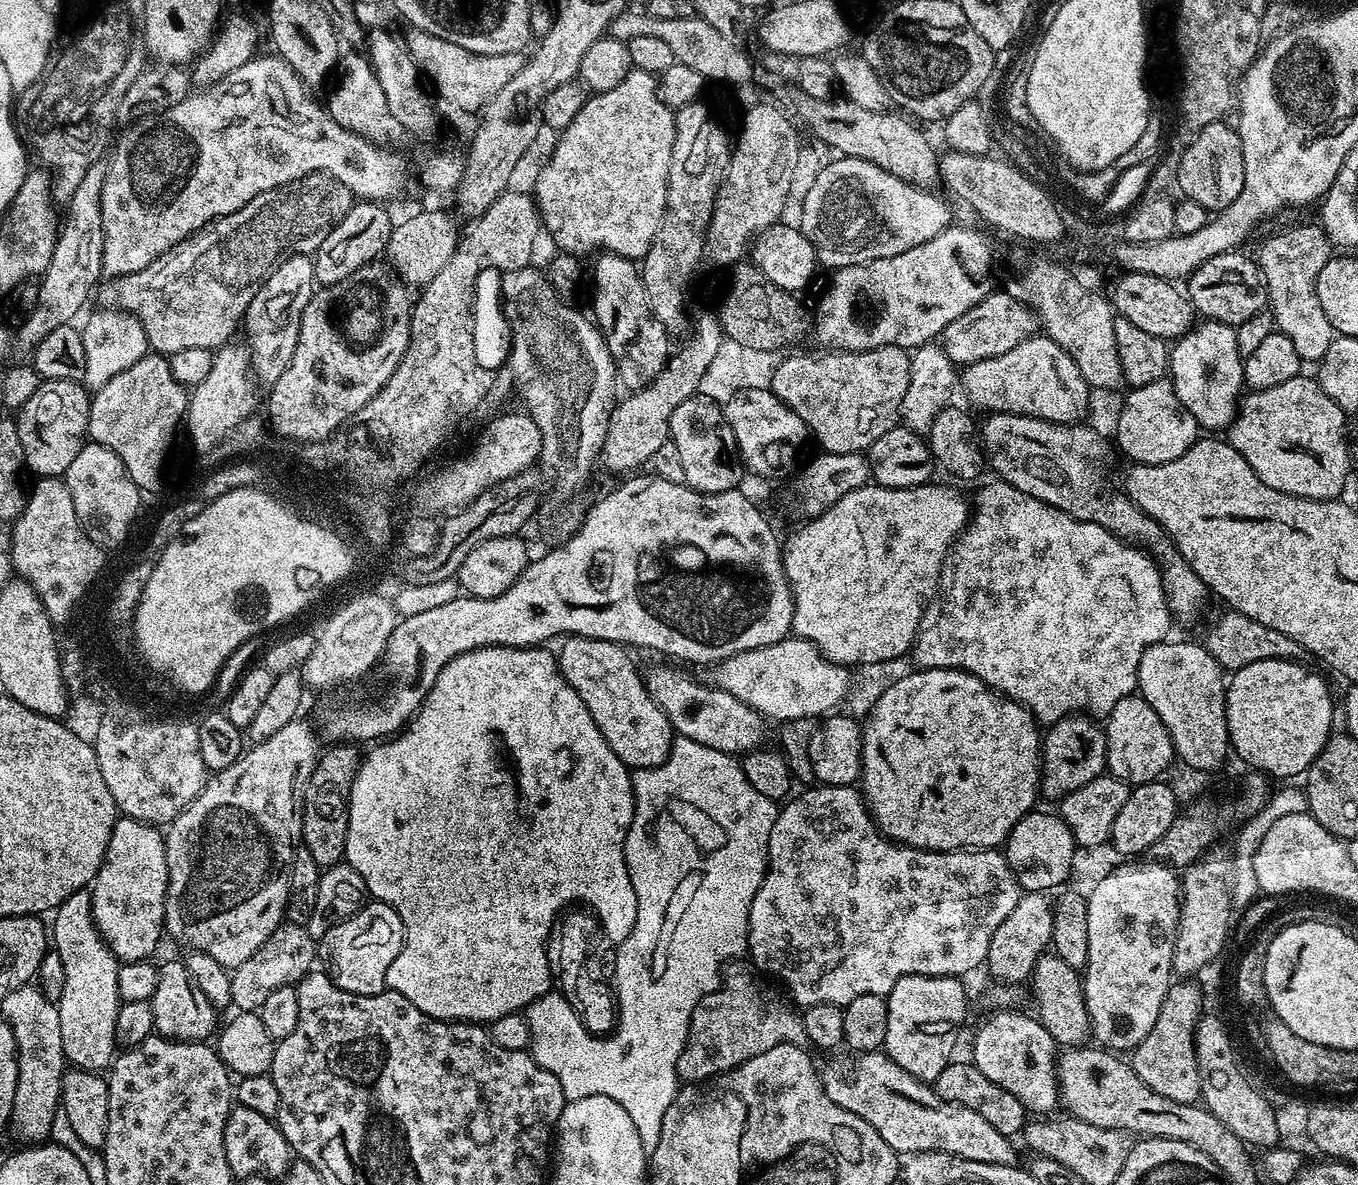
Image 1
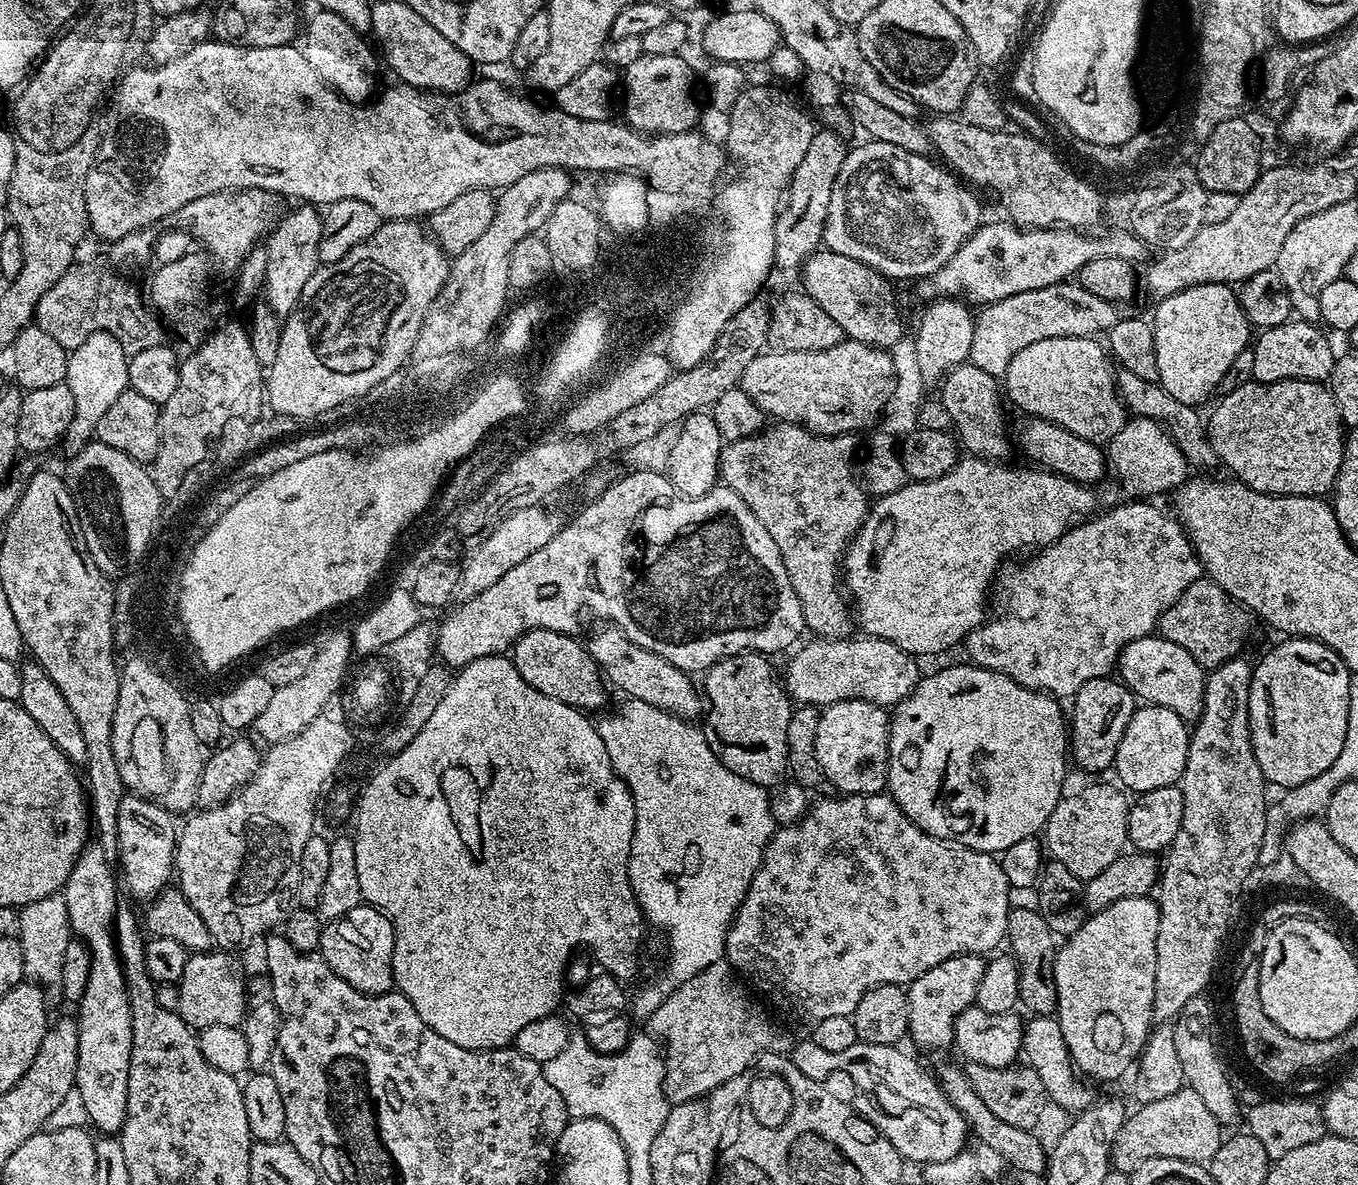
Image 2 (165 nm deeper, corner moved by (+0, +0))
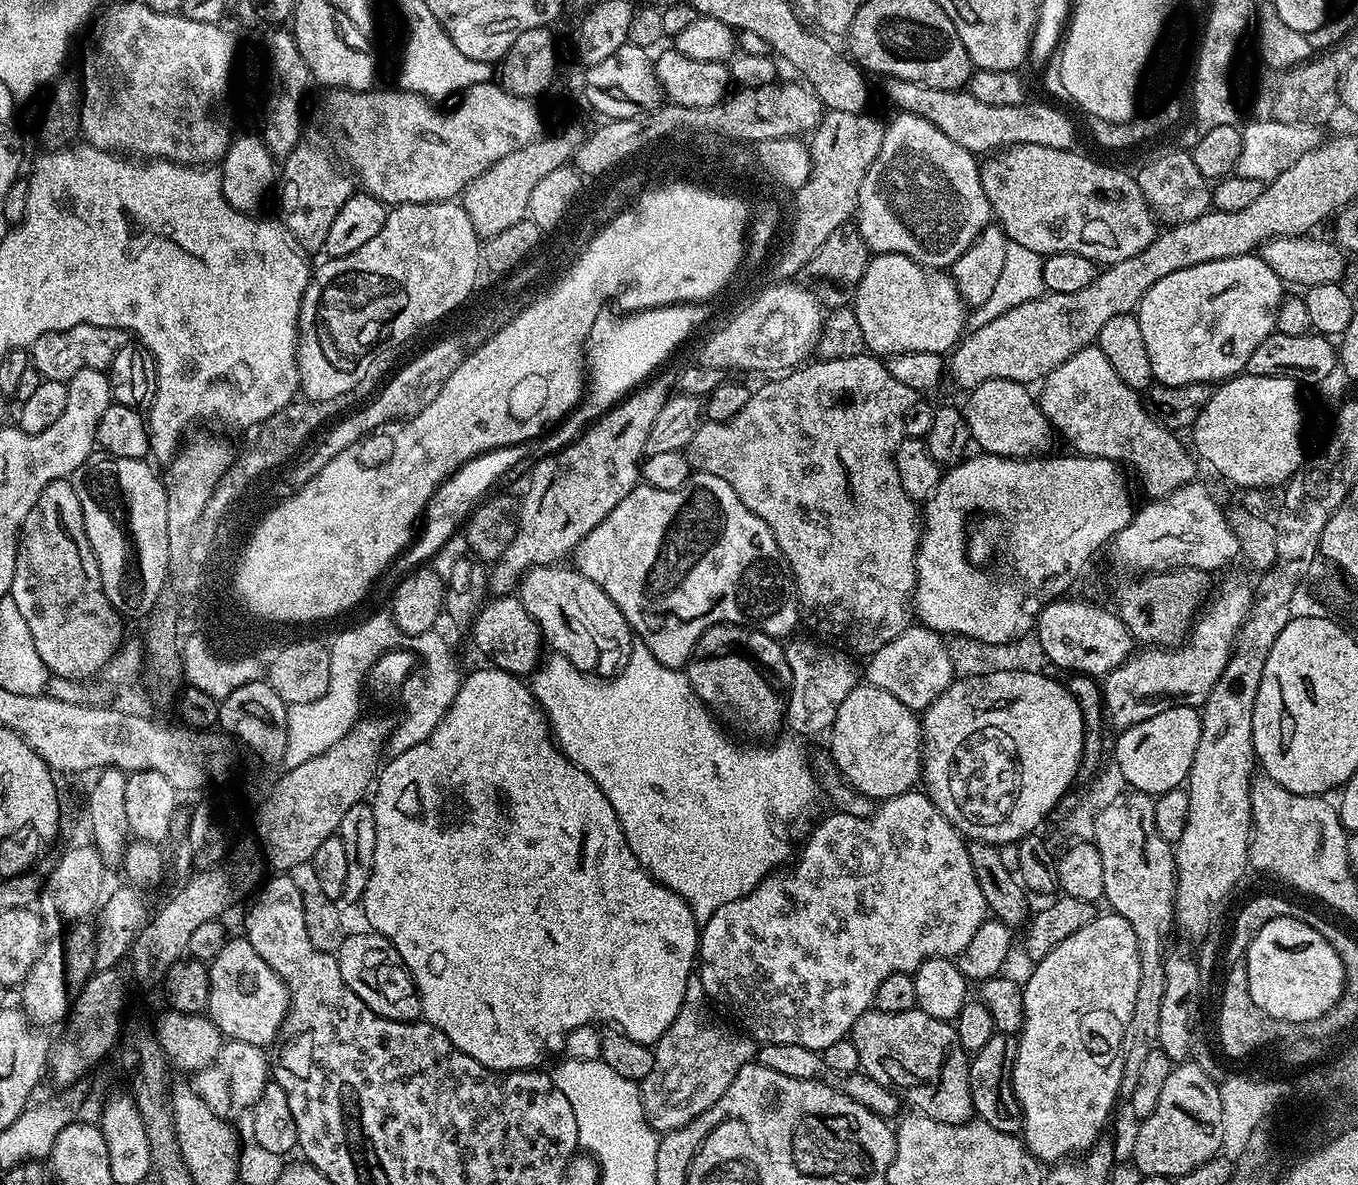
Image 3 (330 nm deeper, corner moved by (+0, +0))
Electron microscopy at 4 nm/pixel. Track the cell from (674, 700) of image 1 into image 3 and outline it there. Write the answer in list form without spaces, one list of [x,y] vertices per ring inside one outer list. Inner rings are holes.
[[[549,566],[532,568],[525,572],[518,585],[518,595],[522,606],[534,618],[540,628],[541,637],[552,643],[553,653],[565,656],[578,670],[587,672],[607,671],[609,664],[616,660],[616,656],[623,657],[632,651],[634,633],[628,627],[622,610],[604,593],[590,578],[586,578],[575,567],[560,568]]]

